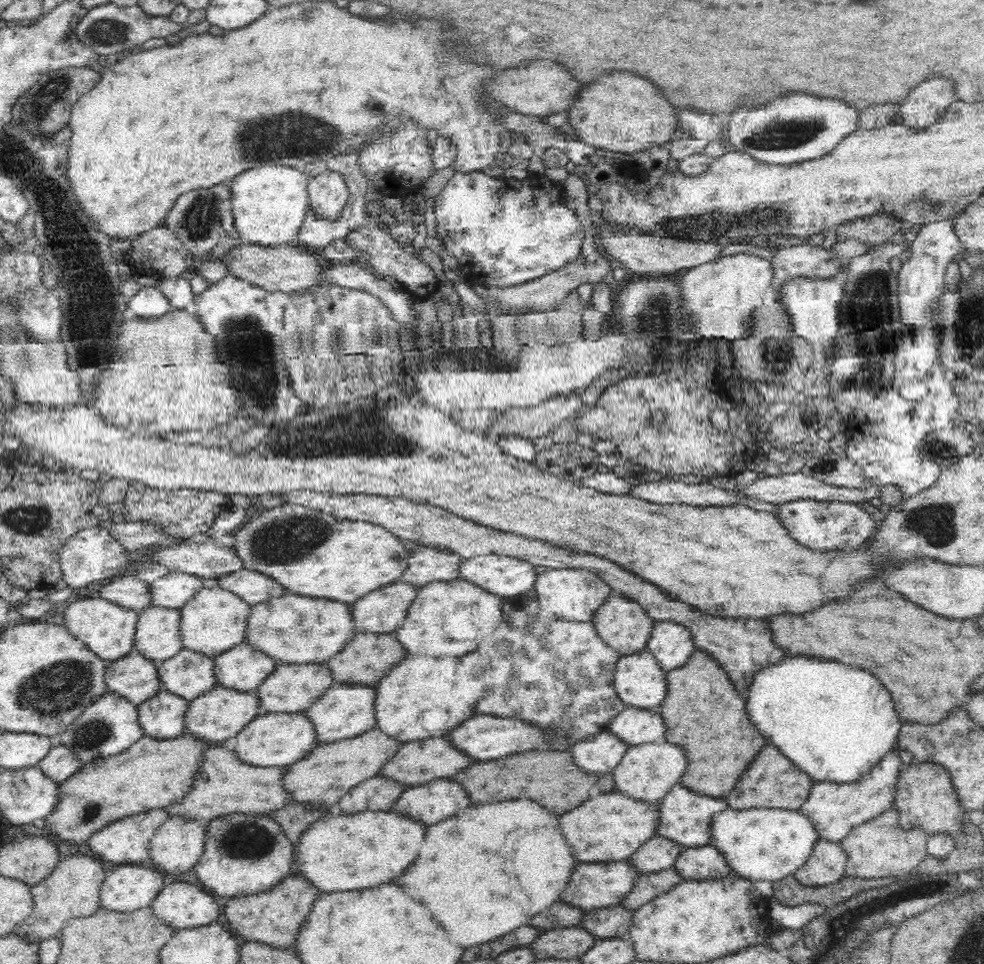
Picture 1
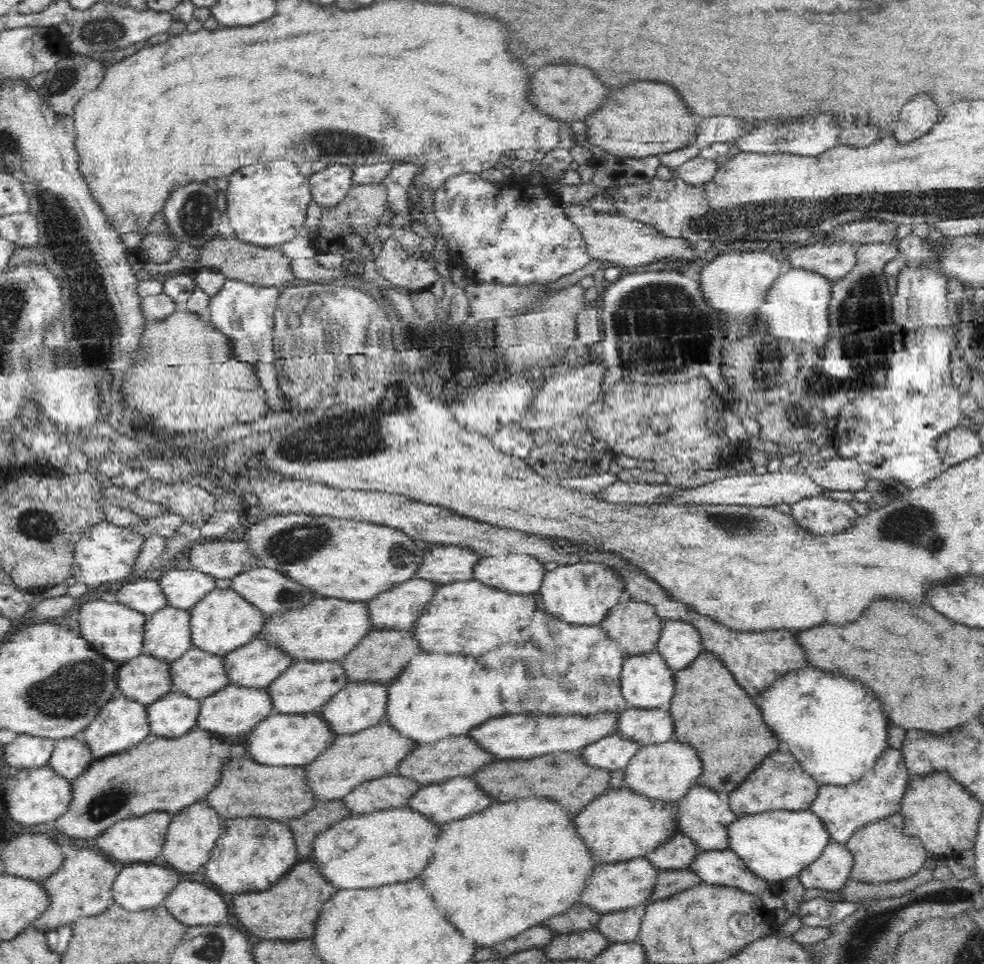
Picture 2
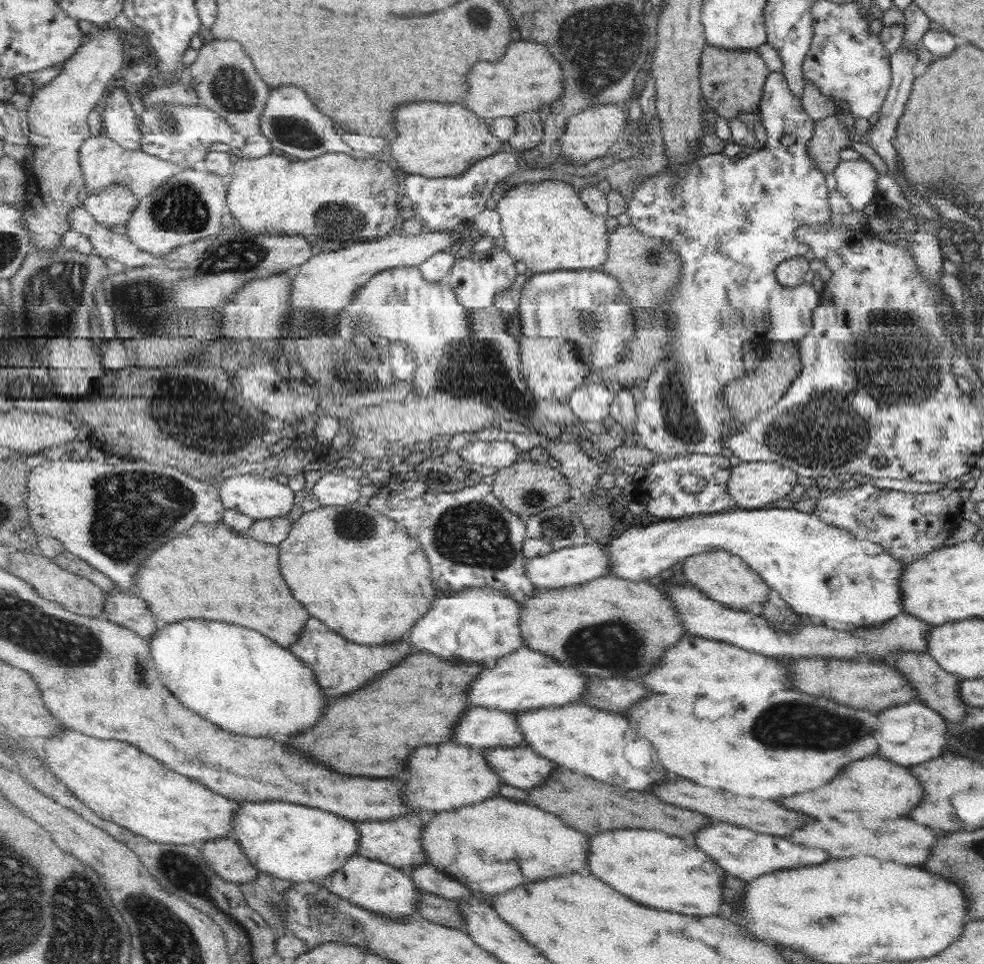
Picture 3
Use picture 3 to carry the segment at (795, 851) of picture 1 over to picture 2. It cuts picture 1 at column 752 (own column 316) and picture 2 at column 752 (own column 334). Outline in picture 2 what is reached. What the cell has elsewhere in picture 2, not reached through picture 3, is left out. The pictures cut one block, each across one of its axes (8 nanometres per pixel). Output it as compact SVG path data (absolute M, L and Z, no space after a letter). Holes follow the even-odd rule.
M810 809L746 813L736 816L730 824L726 824L727 848L738 856L750 874L769 883L780 883L786 879L798 877L804 867L818 858L819 853L830 839L828 831L822 826L822 821Z

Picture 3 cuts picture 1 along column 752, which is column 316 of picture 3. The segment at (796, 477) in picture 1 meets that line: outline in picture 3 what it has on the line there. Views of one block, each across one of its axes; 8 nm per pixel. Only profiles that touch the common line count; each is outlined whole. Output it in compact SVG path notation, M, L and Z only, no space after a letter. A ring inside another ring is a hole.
M325 469L311 494L316 496L323 506L348 506L360 500L362 486L359 477L349 477L344 472L329 472Z

